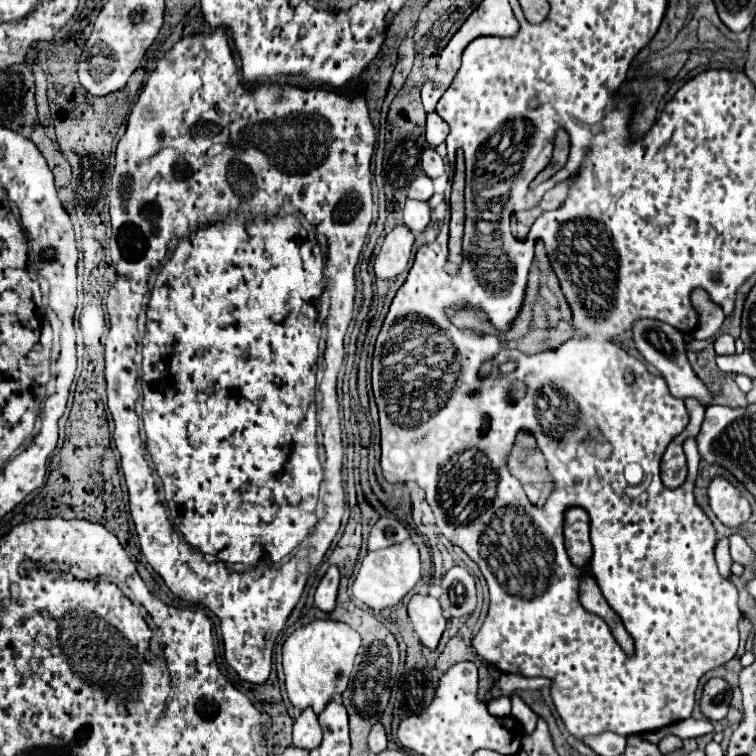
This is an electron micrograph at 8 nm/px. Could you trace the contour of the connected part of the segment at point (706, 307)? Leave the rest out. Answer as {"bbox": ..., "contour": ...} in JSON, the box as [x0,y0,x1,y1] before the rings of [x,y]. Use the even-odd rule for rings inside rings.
{"bbox":[692,288,726,340],"contour":[[[696,288],[692,292],[692,306],[696,308],[696,314],[698,314],[698,326],[692,334],[696,340],[708,340],[710,336],[714,336],[720,330],[726,316],[718,308],[718,304],[714,304],[710,300],[708,292],[702,288]]]}

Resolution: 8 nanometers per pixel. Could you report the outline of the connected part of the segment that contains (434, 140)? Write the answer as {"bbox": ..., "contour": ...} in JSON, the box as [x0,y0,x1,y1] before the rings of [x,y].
{"bbox":[426,112,450,146],"contour":[[[430,112],[428,114],[428,124],[426,124],[426,140],[428,140],[428,144],[430,146],[442,144],[446,140],[448,132],[450,132],[450,126],[444,120],[440,120],[440,116],[436,112]]]}

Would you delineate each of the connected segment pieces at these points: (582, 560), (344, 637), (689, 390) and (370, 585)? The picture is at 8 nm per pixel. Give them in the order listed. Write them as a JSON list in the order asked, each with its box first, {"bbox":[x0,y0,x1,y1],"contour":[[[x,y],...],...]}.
[{"bbox":[564,506,592,568],"contour":[[[572,506],[566,510],[564,538],[566,538],[566,550],[570,560],[576,566],[586,568],[592,556],[592,544],[590,544],[590,518],[584,508]]]},{"bbox":[282,618,360,714],"contour":[[[318,618],[294,630],[282,646],[282,666],[290,702],[300,710],[310,706],[318,714],[332,698],[346,690],[358,648],[360,634],[340,620]]]},{"bbox":[632,320,714,408],"contour":[[[638,320],[632,328],[634,332],[634,342],[636,348],[640,350],[640,354],[652,364],[656,366],[656,370],[662,374],[662,378],[668,384],[668,390],[674,398],[686,400],[686,398],[694,398],[698,400],[704,408],[708,408],[714,402],[714,394],[712,390],[698,378],[698,374],[692,370],[690,360],[686,356],[686,342],[684,342],[684,334],[680,330],[676,330],[674,326],[668,326],[666,322],[660,320]]]},{"bbox":[352,540,420,612],"contour":[[[406,540],[384,550],[368,552],[352,584],[352,592],[362,604],[372,608],[374,612],[380,612],[388,606],[396,606],[416,586],[418,580],[420,580],[420,552],[412,540]]]}]

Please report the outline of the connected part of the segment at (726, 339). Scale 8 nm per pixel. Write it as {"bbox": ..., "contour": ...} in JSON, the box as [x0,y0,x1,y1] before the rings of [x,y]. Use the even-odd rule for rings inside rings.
{"bbox":[714,334,734,354],"contour":[[[722,334],[714,342],[716,354],[734,354],[734,338],[730,334]]]}

